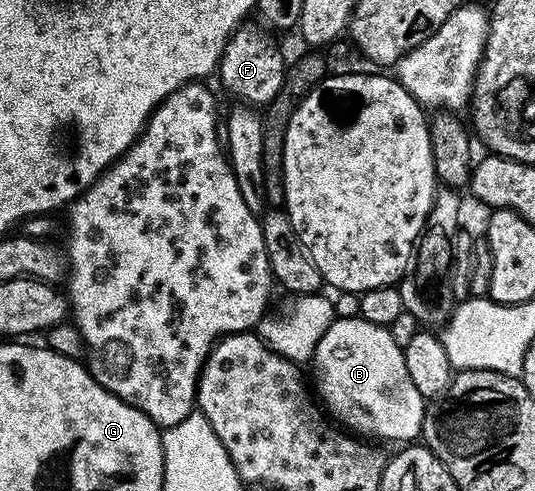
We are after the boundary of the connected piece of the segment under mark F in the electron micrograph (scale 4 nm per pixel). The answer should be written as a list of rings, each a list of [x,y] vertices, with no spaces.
[[[246,21],[233,32],[232,37],[227,41],[227,45],[221,54],[221,62],[217,64],[216,74],[221,75],[221,83],[234,95],[234,100],[248,105],[254,109],[264,108],[279,93],[279,89],[285,80],[287,70],[287,59],[281,56],[281,51],[277,48],[277,43],[272,34],[264,27],[253,21]]]

